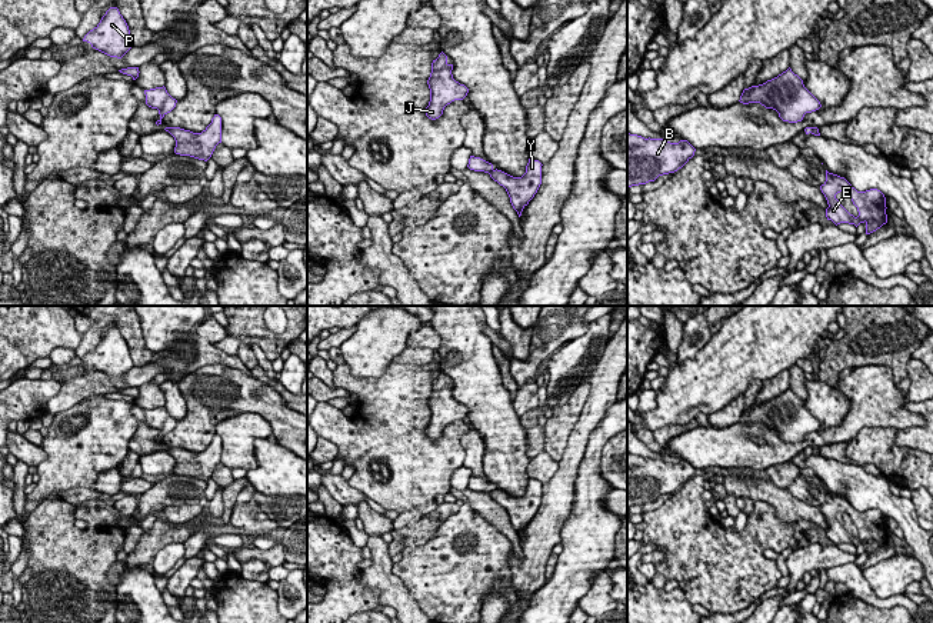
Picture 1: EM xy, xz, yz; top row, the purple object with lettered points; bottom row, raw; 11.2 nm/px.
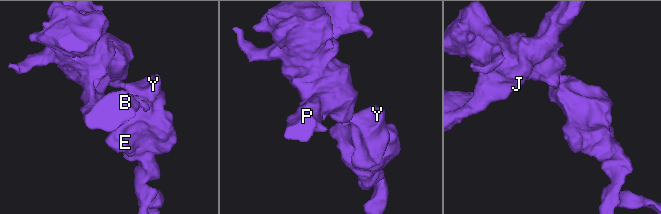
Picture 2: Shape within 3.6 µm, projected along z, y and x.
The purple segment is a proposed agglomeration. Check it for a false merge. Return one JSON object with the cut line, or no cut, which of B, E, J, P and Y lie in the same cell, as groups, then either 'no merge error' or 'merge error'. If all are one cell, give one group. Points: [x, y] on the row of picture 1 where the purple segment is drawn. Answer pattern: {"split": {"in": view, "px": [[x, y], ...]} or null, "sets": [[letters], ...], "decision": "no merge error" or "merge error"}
{"split": {"in": "xz", "px": [[492, 169], [489, 173]]}, "sets": [["B", "J", "P"], ["E", "Y"]], "decision": "merge error"}

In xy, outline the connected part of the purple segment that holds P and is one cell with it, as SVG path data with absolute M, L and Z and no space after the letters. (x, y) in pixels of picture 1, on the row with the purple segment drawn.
M110 7L100 23L84 36L83 41L117 59L121 59L134 46L129 26L117 7Z

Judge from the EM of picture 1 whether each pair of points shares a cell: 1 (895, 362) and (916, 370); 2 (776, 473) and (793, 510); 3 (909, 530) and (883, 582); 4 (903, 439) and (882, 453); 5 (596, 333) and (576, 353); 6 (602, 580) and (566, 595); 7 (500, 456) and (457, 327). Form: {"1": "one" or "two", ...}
{"1": "two", "2": "two", "3": "two", "4": "two", "5": "one", "6": "two", "7": "one"}

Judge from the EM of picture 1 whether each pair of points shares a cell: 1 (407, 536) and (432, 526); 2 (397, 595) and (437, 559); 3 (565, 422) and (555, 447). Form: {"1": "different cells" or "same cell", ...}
{"1": "same cell", "2": "different cells", "3": "same cell"}

